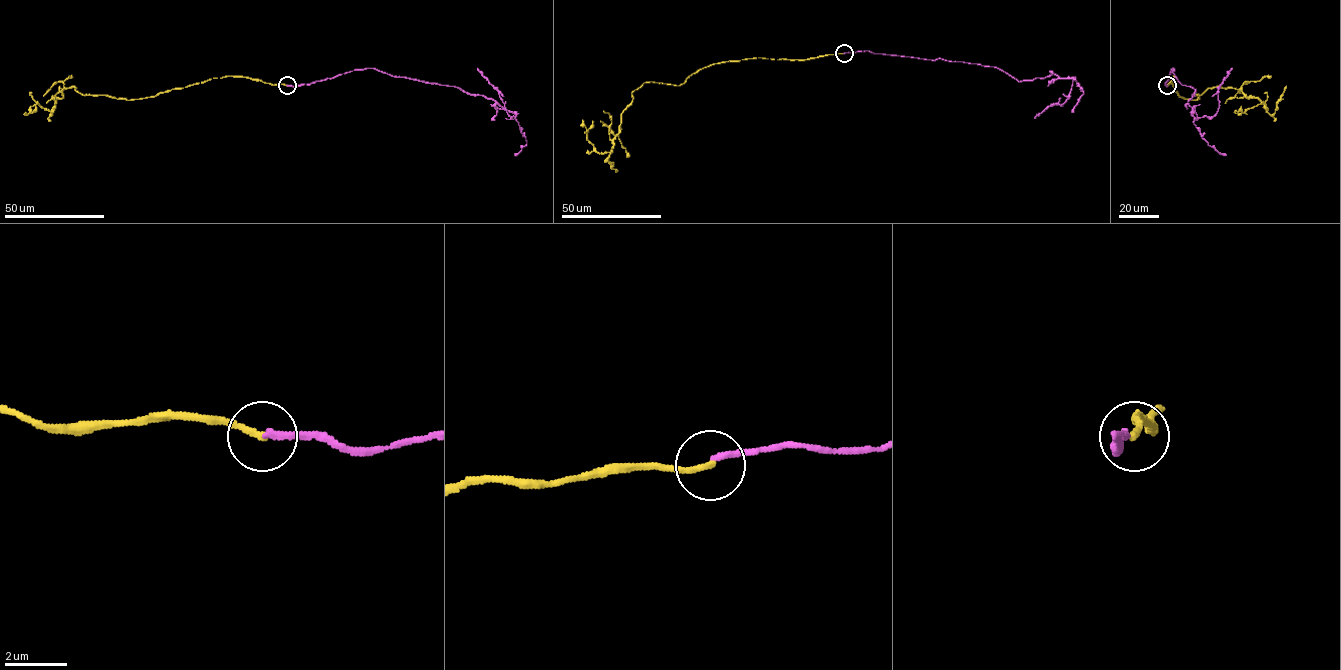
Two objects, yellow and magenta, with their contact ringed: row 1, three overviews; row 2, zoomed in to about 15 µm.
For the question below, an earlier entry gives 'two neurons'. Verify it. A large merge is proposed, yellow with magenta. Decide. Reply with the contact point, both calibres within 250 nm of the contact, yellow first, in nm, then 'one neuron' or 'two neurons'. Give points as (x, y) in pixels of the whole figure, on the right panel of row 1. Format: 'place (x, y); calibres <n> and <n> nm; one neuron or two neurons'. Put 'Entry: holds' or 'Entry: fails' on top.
Entry: holds
place (1167, 85); calibres 200 and 200 nm; two neurons

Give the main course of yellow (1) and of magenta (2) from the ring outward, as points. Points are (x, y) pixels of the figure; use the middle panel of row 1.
1: (844, 53), (715, 63), (679, 85), (645, 82), (632, 92), (611, 152), (599, 153), (587, 139), (593, 121)
2: (844, 53), (962, 61), (996, 67), (1018, 81), (1053, 74), (1073, 78), (1066, 101), (1034, 118)

